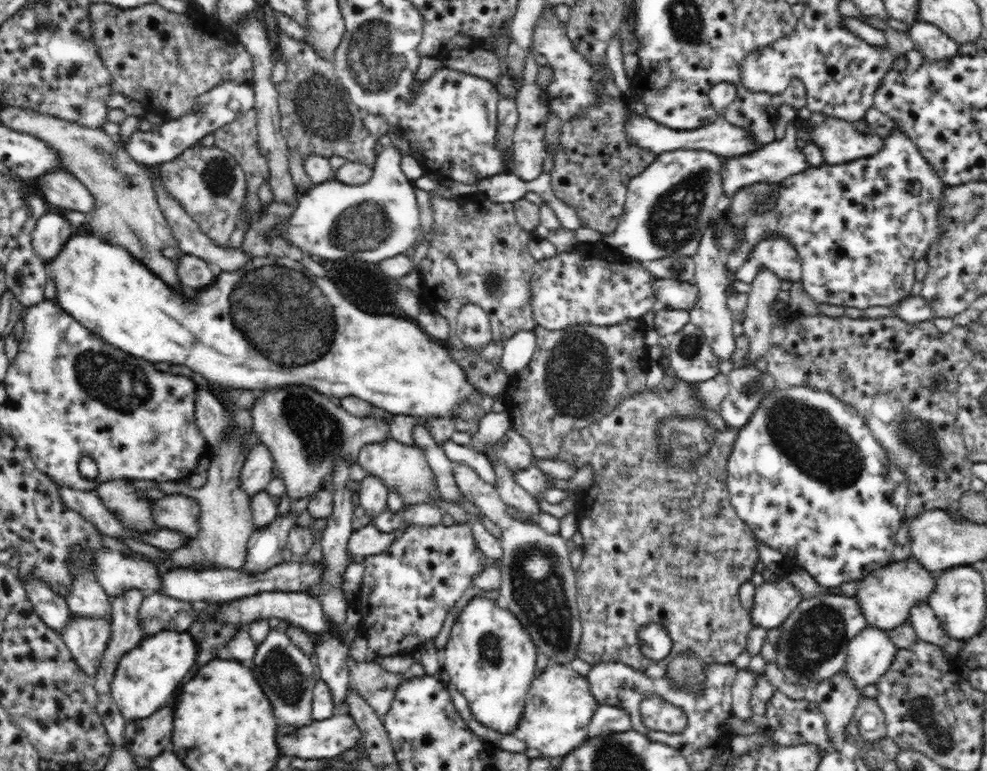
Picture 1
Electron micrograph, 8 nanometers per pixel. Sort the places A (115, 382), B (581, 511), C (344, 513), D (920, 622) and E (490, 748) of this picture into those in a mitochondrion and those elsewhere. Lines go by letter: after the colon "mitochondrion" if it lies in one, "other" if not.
A: mitochondrion
B: other
C: other
D: other
E: other

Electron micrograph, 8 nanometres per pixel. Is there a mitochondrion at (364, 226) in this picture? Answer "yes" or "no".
yes

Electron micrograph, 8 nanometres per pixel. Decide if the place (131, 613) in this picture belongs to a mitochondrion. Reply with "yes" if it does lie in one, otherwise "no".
no

